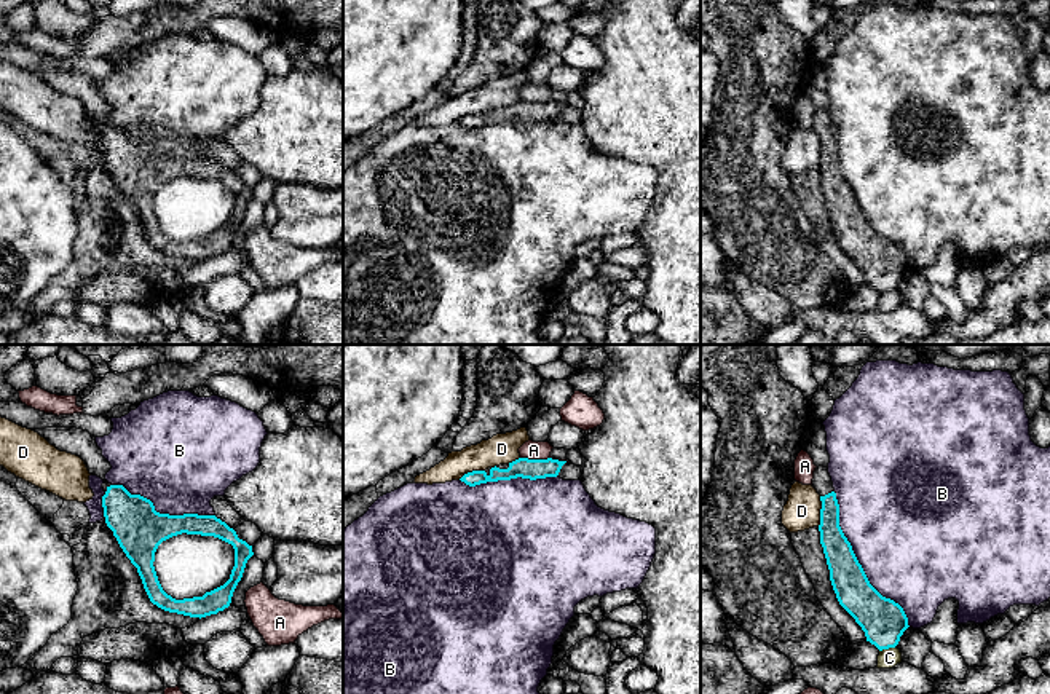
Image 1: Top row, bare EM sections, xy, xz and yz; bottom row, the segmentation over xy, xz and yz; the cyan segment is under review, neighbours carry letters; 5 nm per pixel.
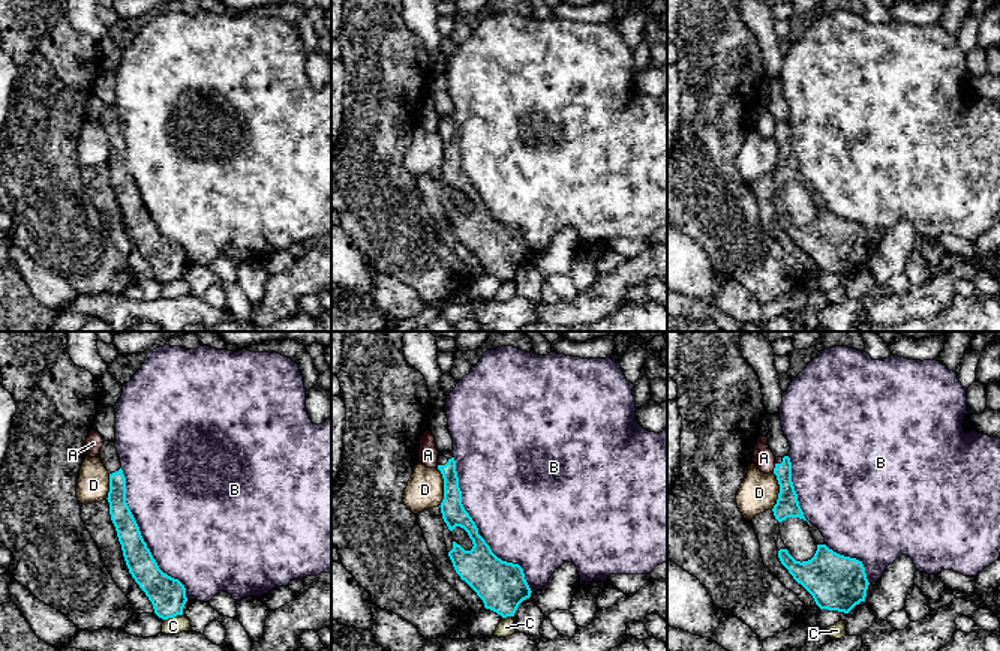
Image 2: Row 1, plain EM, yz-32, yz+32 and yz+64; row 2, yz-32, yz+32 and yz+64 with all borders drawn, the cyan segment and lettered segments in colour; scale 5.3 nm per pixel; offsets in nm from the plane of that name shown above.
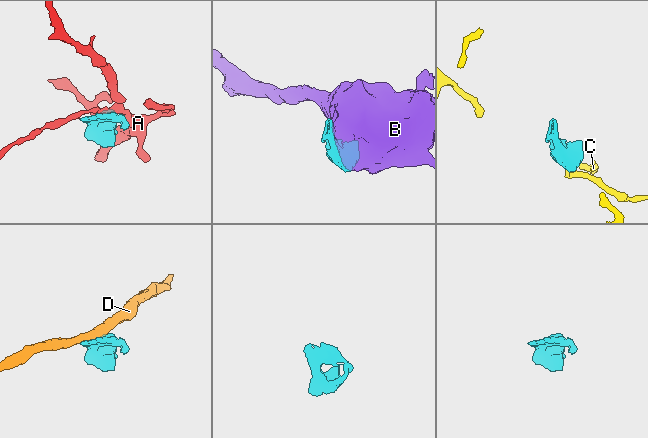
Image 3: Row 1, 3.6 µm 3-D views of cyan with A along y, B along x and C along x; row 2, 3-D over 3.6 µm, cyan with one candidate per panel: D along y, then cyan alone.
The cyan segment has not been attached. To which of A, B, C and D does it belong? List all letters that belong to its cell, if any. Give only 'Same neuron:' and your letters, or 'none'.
Same neuron: none

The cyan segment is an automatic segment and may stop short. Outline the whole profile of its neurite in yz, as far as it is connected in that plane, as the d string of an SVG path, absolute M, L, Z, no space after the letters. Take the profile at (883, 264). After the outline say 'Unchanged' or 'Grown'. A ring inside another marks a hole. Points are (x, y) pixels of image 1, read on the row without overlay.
M828 110L814 113L812 129L820 137L820 187L830 212L830 223L839 247L865 274L866 284L879 294L895 290L910 270L903 250L882 239L868 223L851 185L839 169L839 147Z. Grown

